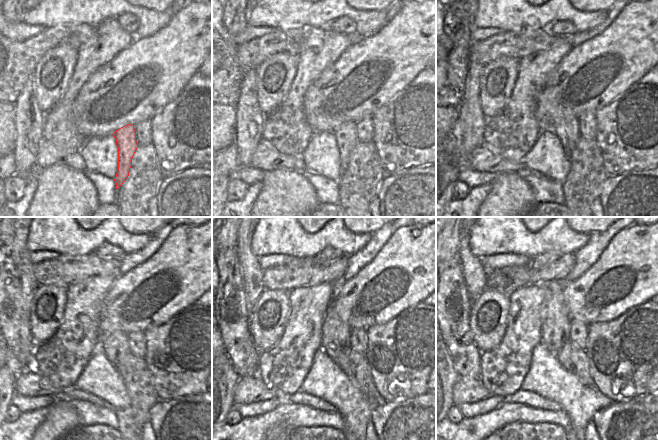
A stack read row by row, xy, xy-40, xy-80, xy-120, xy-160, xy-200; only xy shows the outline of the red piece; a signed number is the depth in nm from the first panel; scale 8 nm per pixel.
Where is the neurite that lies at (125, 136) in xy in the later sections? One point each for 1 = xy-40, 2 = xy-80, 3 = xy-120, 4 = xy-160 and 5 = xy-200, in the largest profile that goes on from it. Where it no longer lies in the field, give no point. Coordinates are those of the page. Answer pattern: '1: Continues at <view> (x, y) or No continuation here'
1: Continues at xy-40 (346, 137)
2: Continues at xy-80 (567, 129)
3: Continues at xy-120 (114, 345)
4: Continues at xy-160 (335, 333)
5: Continues at xy-200 (555, 321).

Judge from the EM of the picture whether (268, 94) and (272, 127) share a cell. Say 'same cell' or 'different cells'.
different cells

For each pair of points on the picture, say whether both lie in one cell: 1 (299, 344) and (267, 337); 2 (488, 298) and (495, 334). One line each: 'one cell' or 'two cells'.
1: two cells
2: one cell

